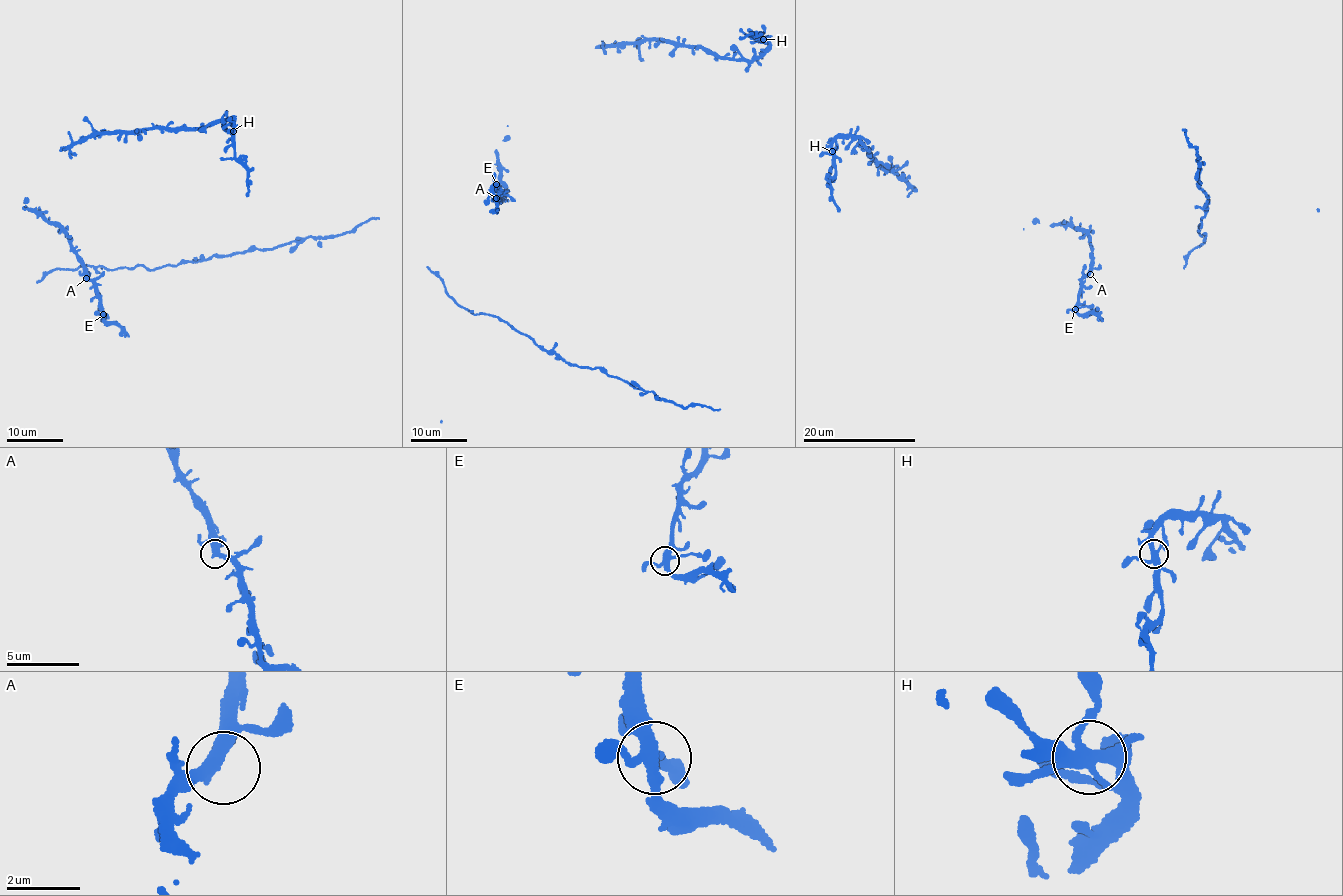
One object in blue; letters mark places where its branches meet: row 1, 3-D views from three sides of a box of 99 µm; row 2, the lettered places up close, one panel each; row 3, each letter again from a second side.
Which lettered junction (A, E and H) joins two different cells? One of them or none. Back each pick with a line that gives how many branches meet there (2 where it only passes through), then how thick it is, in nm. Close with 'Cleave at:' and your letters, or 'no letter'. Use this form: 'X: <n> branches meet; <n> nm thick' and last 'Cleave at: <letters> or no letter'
Cleave at: no letter

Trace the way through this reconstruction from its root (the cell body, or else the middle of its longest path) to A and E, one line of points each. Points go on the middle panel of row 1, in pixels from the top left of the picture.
A: (504, 187), (501, 201), (496, 198)
E: (504, 187), (503, 197), (498, 200), (501, 195), (494, 187), (496, 184)

